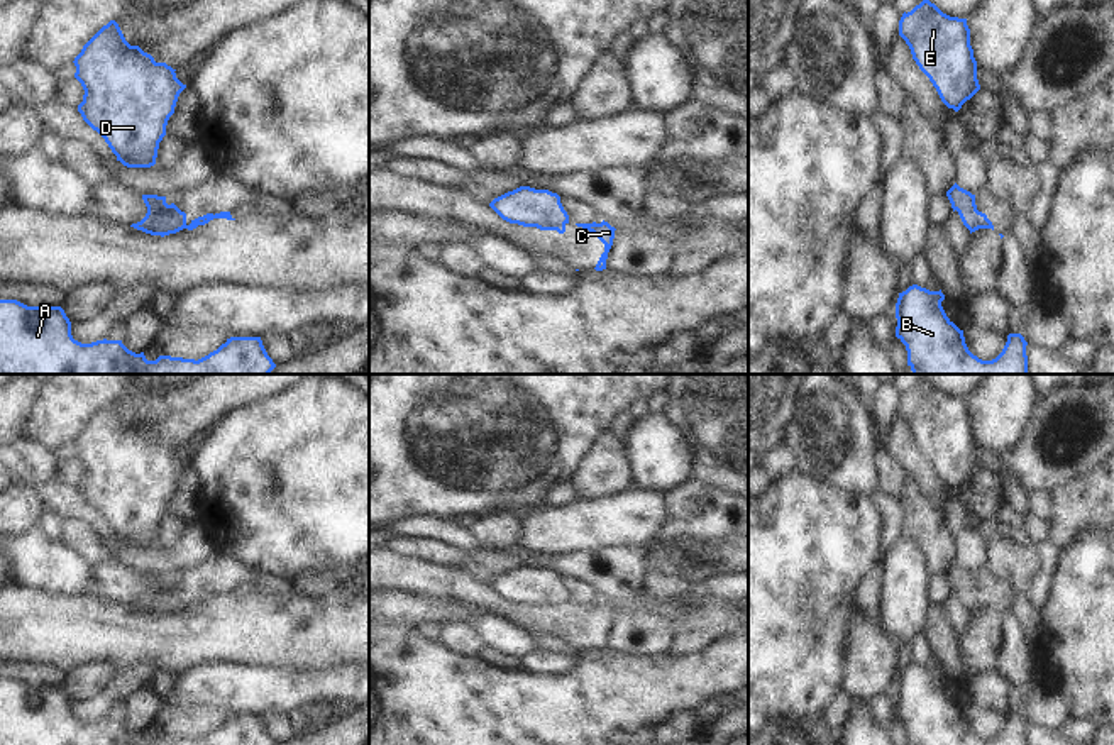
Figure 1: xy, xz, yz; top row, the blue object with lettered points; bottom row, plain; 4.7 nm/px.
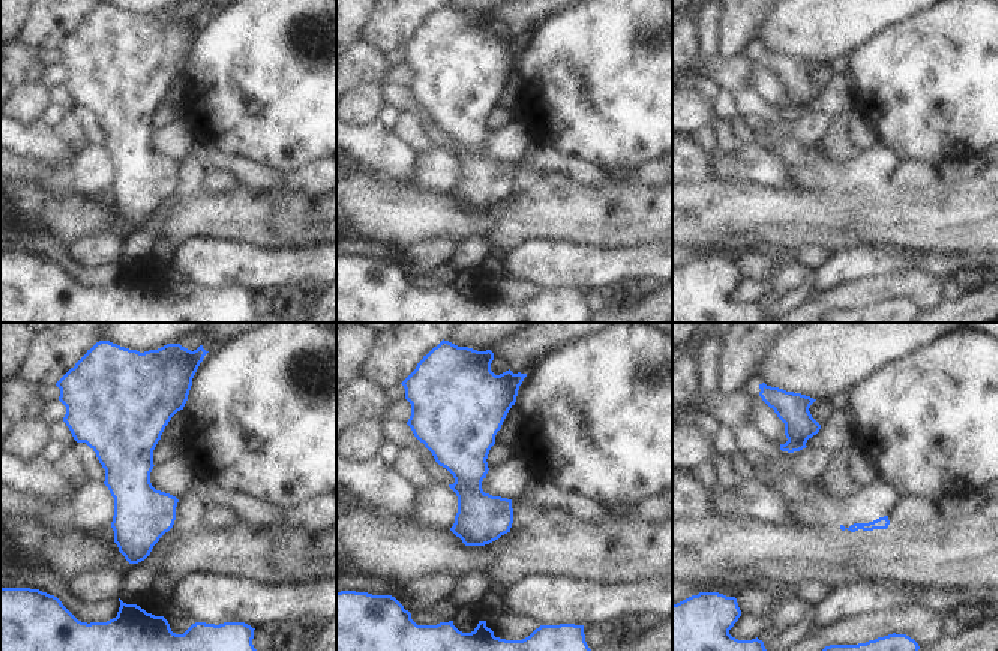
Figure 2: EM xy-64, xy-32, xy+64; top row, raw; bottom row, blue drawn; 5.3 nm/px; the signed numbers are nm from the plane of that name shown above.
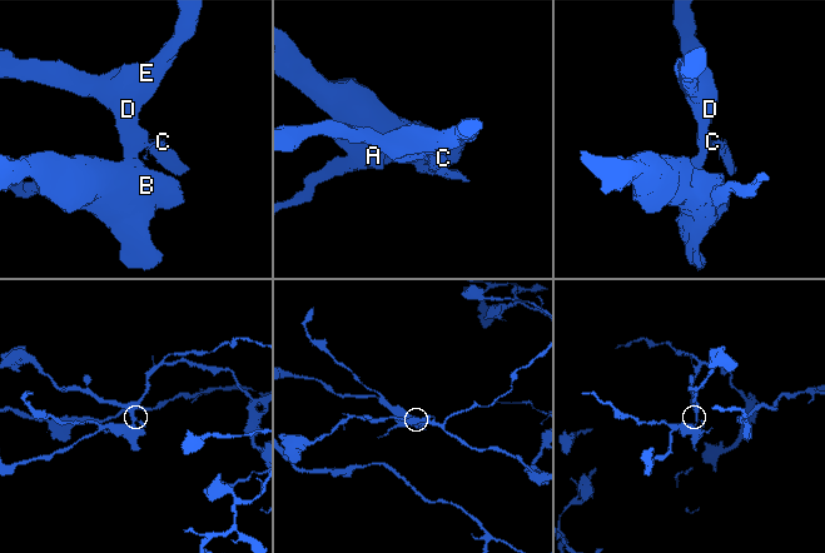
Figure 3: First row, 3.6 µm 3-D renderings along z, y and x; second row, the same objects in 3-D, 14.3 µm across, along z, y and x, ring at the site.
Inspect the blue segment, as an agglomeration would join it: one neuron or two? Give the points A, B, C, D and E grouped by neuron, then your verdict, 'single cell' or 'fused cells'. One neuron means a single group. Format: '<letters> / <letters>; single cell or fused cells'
A B D E / C; fused cells

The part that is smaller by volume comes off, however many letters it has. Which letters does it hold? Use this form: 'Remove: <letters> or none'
Remove: C

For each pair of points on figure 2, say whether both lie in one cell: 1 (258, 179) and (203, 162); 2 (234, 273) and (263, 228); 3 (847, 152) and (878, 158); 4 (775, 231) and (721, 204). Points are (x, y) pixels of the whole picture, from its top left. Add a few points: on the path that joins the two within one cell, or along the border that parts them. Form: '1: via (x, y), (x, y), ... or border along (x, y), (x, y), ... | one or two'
1: via (245, 171), (230, 162), (216, 161) | one
2: border along (218, 239), (252, 243), (267, 249), (285, 248) | two
3: border along (860, 152), (842, 162), (826, 161) | two
4: via (761, 218), (758, 215), (734, 215) | one

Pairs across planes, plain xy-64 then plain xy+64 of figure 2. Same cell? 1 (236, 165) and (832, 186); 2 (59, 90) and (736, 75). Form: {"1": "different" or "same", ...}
{"1": "same", "2": "different"}

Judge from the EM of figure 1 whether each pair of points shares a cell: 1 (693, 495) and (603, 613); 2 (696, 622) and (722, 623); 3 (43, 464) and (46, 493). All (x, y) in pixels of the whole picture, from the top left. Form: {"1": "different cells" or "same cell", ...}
{"1": "different cells", "2": "same cell", "3": "different cells"}

